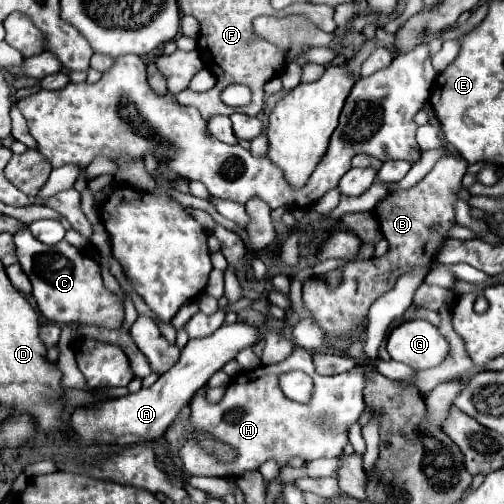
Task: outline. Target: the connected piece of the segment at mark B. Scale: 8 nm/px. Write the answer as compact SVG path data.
M446 152L426 174L426 178L420 180L416 186L388 194L384 200L376 204L374 214L380 220L382 236L390 242L390 252L386 256L346 264L342 268L344 278L338 288L330 288L322 276L310 278L304 284L302 290L304 306L312 312L316 322L330 338L348 334L352 340L358 340L356 326L362 322L362 316L368 314L370 304L378 300L382 294L386 294L388 290L392 290L394 282L402 274L406 274L406 270L412 270L414 266L430 264L430 260L434 260L442 242L448 238L450 226L454 224L452 206L458 200L456 192L462 188L460 180L466 172L466 166L468 162L464 158Z

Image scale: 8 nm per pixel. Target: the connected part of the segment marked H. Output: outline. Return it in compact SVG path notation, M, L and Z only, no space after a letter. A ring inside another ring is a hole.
M296 348L290 358L284 362L278 362L274 366L260 366L248 372L240 372L230 386L226 388L226 394L220 402L208 402L206 400L206 386L194 394L190 400L192 406L192 426L198 432L208 432L230 446L238 450L238 458L230 466L222 466L220 462L214 462L200 446L186 444L180 450L180 458L184 464L186 474L190 476L218 476L218 478L238 478L244 472L258 470L266 460L276 460L276 464L288 466L288 462L294 456L300 456L304 462L316 460L316 458L338 458L348 444L348 428L358 422L360 414L364 412L364 378L366 378L366 364L352 368L350 372L342 372L336 376L320 376L314 370L312 354L304 348ZM290 370L302 370L312 380L316 390L312 392L312 398L308 404L298 404L294 400L288 400L280 386L278 376L282 372Z

